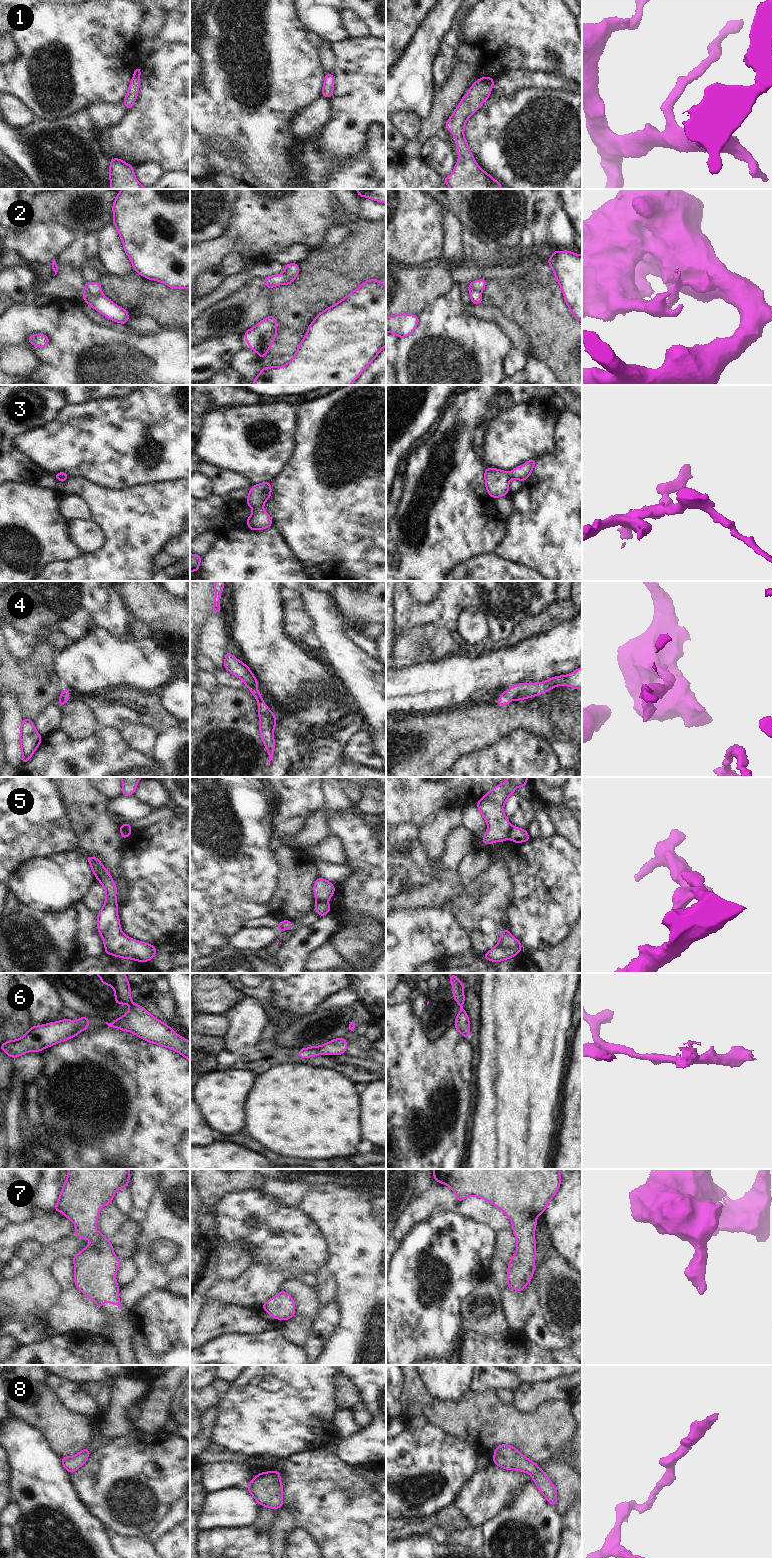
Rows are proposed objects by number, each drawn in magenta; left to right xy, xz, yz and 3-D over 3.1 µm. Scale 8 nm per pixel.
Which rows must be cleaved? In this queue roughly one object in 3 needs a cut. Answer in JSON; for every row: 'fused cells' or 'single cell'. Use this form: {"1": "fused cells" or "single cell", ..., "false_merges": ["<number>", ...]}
{"1": "single cell", "2": "fused cells", "3": "single cell", "4": "single cell", "5": "fused cells", "6": "fused cells", "7": "single cell", "8": "single cell", "false_merges": ["2", "5", "6"]}

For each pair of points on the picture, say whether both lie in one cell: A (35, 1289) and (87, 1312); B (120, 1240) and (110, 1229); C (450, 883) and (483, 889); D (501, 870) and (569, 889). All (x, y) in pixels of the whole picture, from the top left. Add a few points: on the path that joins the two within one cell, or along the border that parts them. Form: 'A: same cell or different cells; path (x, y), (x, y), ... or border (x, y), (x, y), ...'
A: different cells; border (60, 1285), (60, 1296), (45, 1319)
B: different cells; border (128, 1219), (109, 1239)
C: different cells; border (464, 887), (463, 891), (451, 905)
D: different cells; border (506, 849), (505, 860), (511, 879), (512, 895)

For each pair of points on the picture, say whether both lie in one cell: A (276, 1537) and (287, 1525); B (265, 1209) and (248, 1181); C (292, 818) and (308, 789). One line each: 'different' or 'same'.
A: same
B: different
C: same

